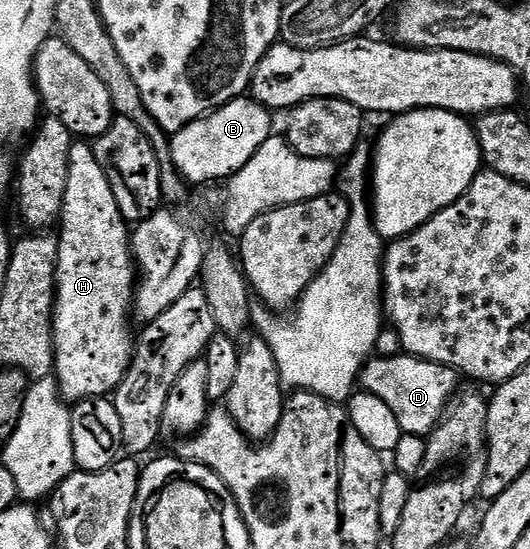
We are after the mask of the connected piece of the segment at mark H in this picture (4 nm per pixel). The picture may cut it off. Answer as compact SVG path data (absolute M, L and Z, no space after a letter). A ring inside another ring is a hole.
M73 143L70 147L70 167L66 175L66 199L64 209L60 212L58 222L58 240L56 243L56 303L52 314L52 347L56 350L56 363L54 376L60 386L60 395L65 401L75 403L85 401L87 397L108 397L115 394L116 388L122 383L128 365L132 361L134 348L134 329L128 322L128 313L134 309L134 294L138 280L138 270L132 259L132 246L130 244L130 225L124 220L122 211L118 211L118 202L114 200L114 191L110 191L110 179L106 179L106 171L96 161L92 145L88 143Z

